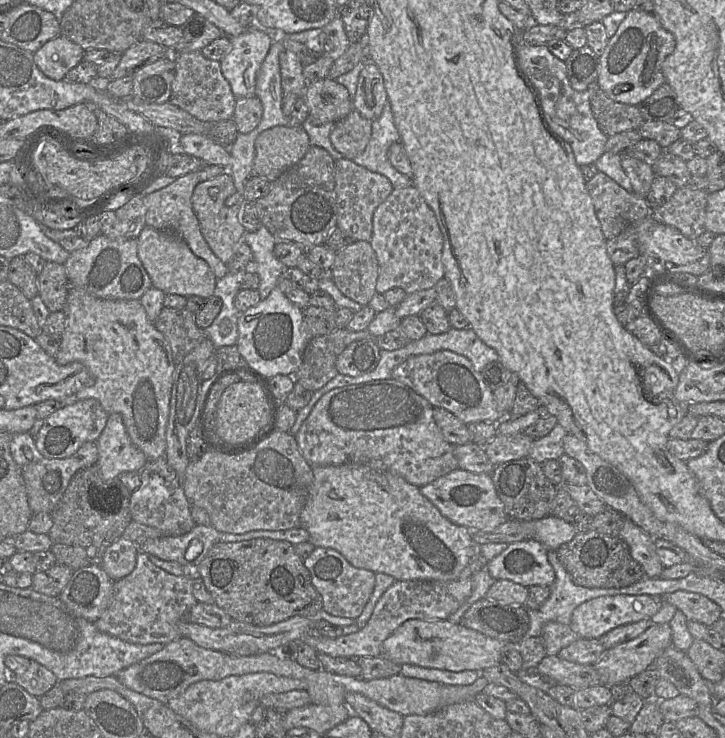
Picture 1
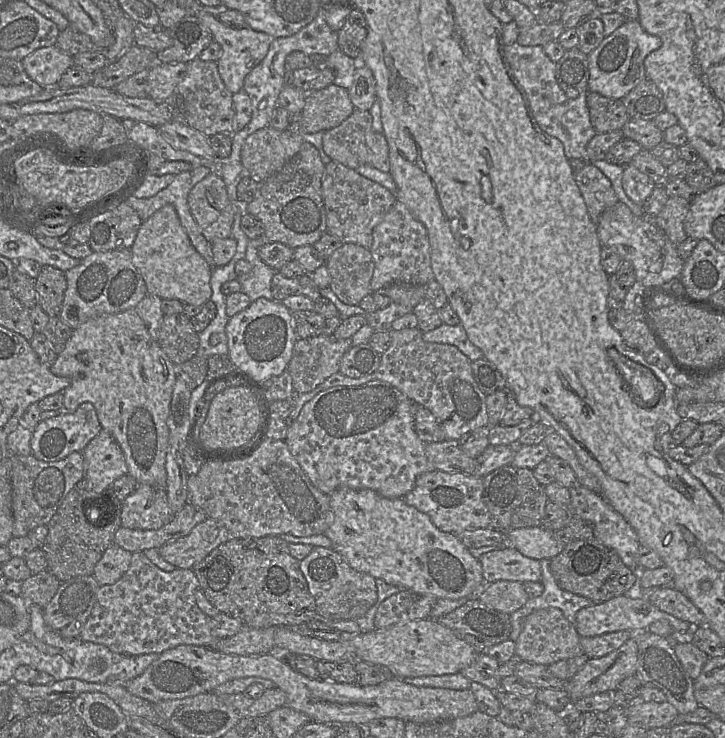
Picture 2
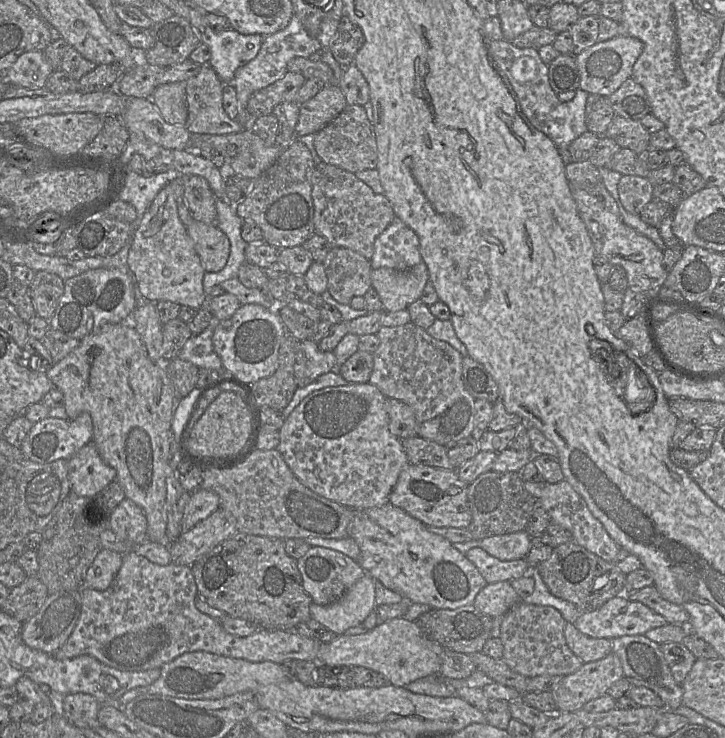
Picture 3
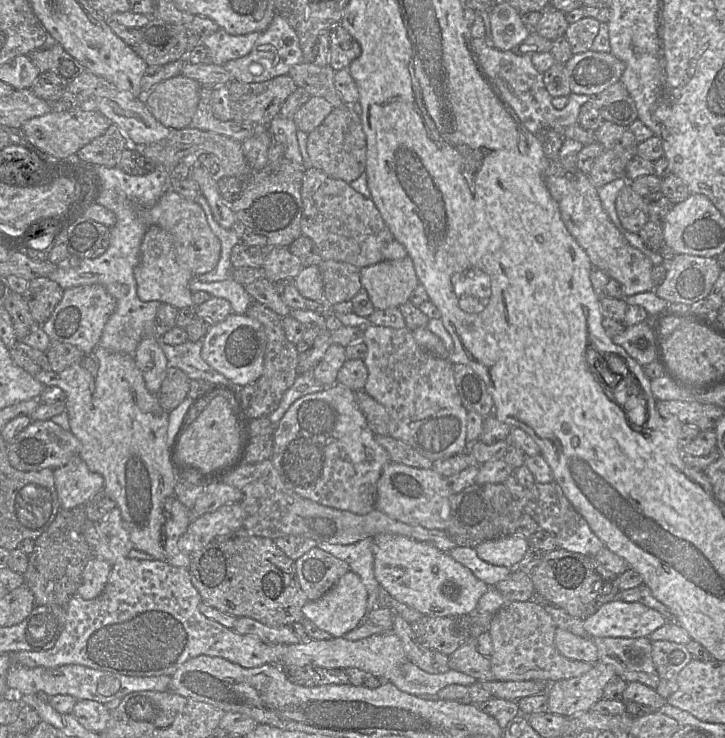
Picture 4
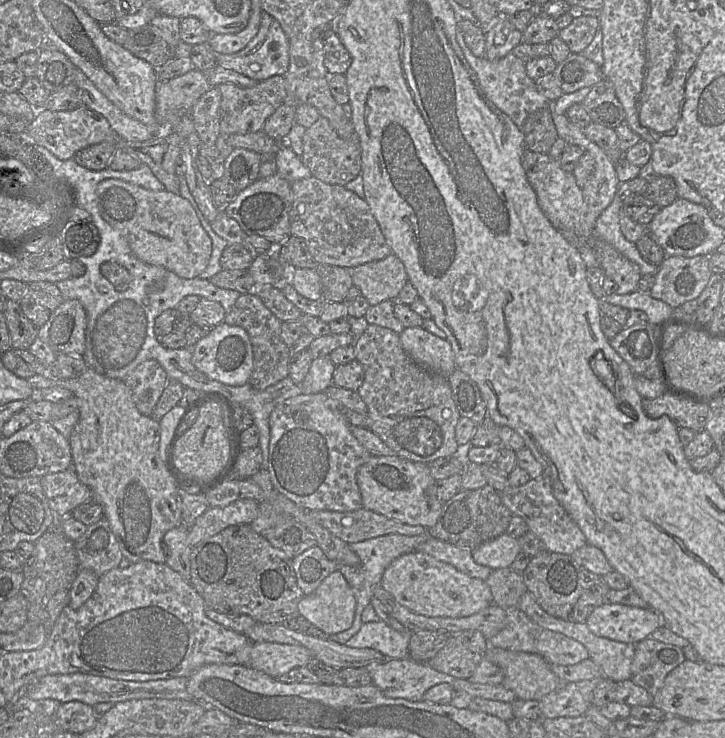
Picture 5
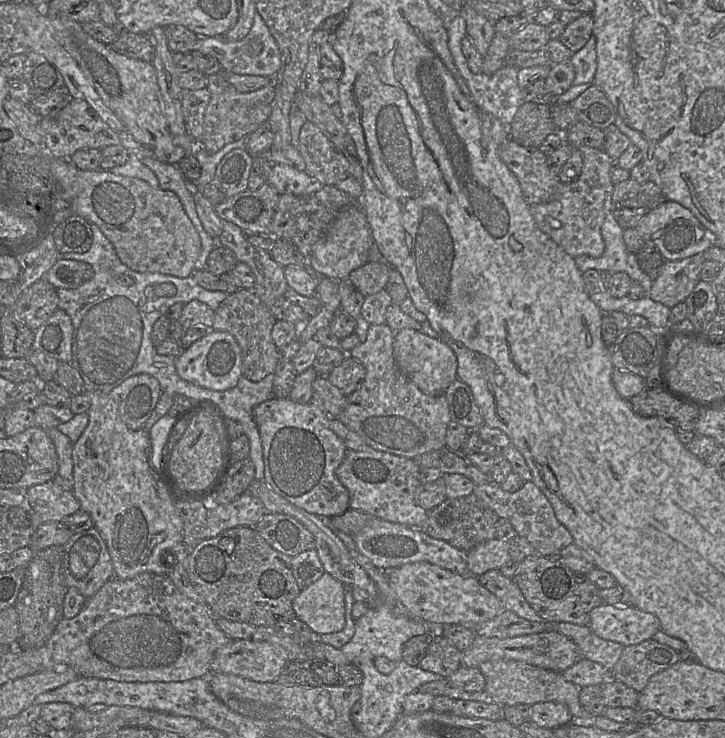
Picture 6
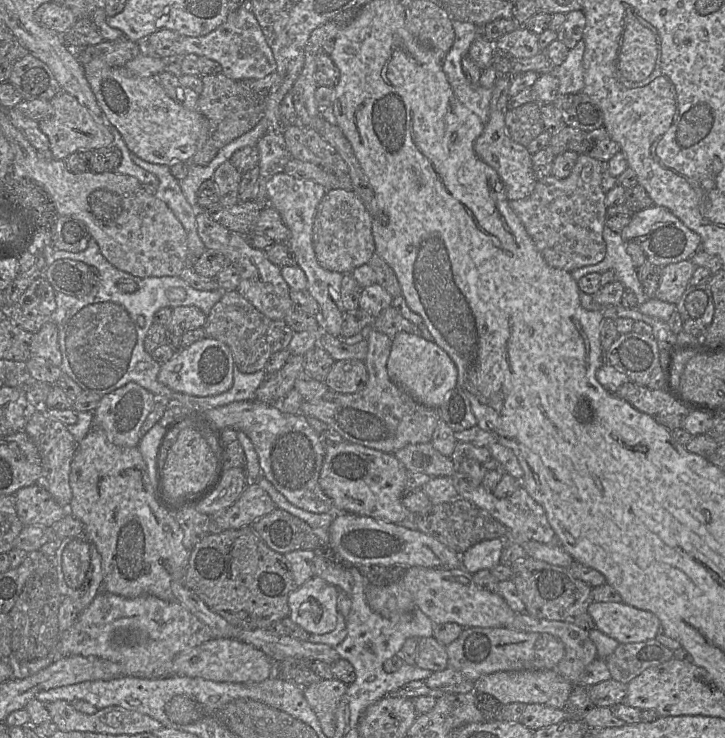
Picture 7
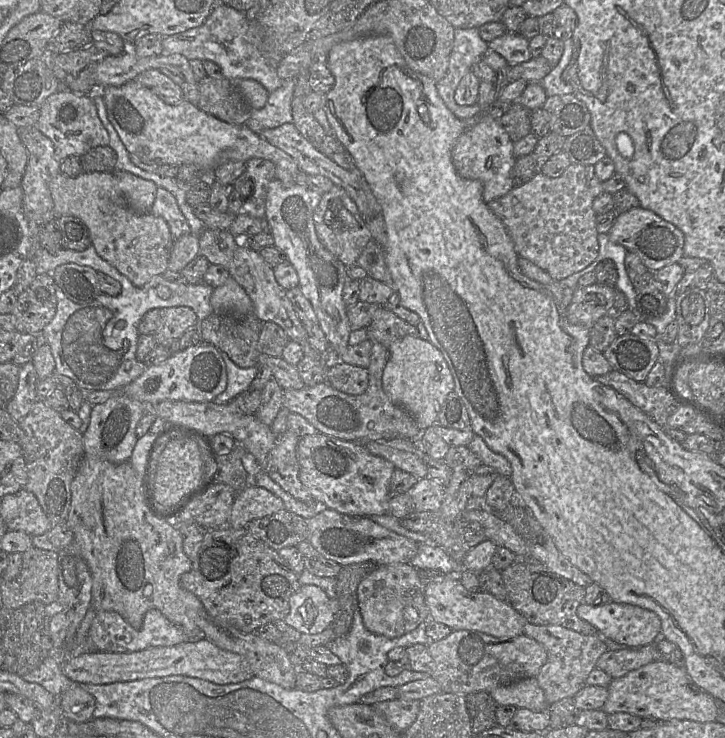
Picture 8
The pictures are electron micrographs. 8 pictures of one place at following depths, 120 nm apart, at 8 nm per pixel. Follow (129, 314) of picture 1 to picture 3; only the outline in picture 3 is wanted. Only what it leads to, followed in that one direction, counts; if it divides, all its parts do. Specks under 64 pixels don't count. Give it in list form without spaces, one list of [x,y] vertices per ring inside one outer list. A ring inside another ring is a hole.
[[[129,321],[103,325],[100,330],[80,341],[79,346],[46,375],[64,395],[64,408],[70,420],[82,412],[90,414],[93,422],[92,442],[103,461],[114,468],[116,480],[124,490],[125,498],[133,501],[144,512],[146,534],[151,542],[166,543],[166,476],[170,448],[171,423],[177,400],[163,364],[152,361],[147,349]]]

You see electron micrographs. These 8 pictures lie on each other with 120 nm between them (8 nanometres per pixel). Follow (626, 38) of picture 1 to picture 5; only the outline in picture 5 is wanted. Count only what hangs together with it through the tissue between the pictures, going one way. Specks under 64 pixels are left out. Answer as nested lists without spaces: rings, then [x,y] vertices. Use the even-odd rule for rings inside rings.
[[[571,53],[552,73],[565,94],[592,87],[604,79],[601,67],[580,53]]]

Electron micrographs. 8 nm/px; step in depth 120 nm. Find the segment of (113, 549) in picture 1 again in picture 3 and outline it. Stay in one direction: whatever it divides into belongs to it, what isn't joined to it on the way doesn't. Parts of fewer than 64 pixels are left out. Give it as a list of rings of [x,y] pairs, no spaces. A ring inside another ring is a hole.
[[[102,549],[86,572],[84,587],[106,590],[122,565],[122,556],[118,552]]]

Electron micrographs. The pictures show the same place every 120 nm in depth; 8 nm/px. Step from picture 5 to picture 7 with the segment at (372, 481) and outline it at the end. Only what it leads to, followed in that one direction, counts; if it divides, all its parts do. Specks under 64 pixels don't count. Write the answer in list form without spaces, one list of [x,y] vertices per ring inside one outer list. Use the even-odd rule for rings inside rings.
[[[328,442],[319,484],[334,503],[335,512],[373,517],[398,524],[412,517],[401,503],[408,470],[393,453],[351,442]]]

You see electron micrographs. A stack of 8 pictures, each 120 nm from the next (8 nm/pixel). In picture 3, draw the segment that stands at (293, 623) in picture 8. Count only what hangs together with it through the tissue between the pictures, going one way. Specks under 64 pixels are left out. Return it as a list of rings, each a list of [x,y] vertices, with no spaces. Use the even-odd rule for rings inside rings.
[[[364,575],[337,601],[329,605],[311,603],[311,618],[338,635],[364,622],[370,612],[376,609],[374,579]]]

